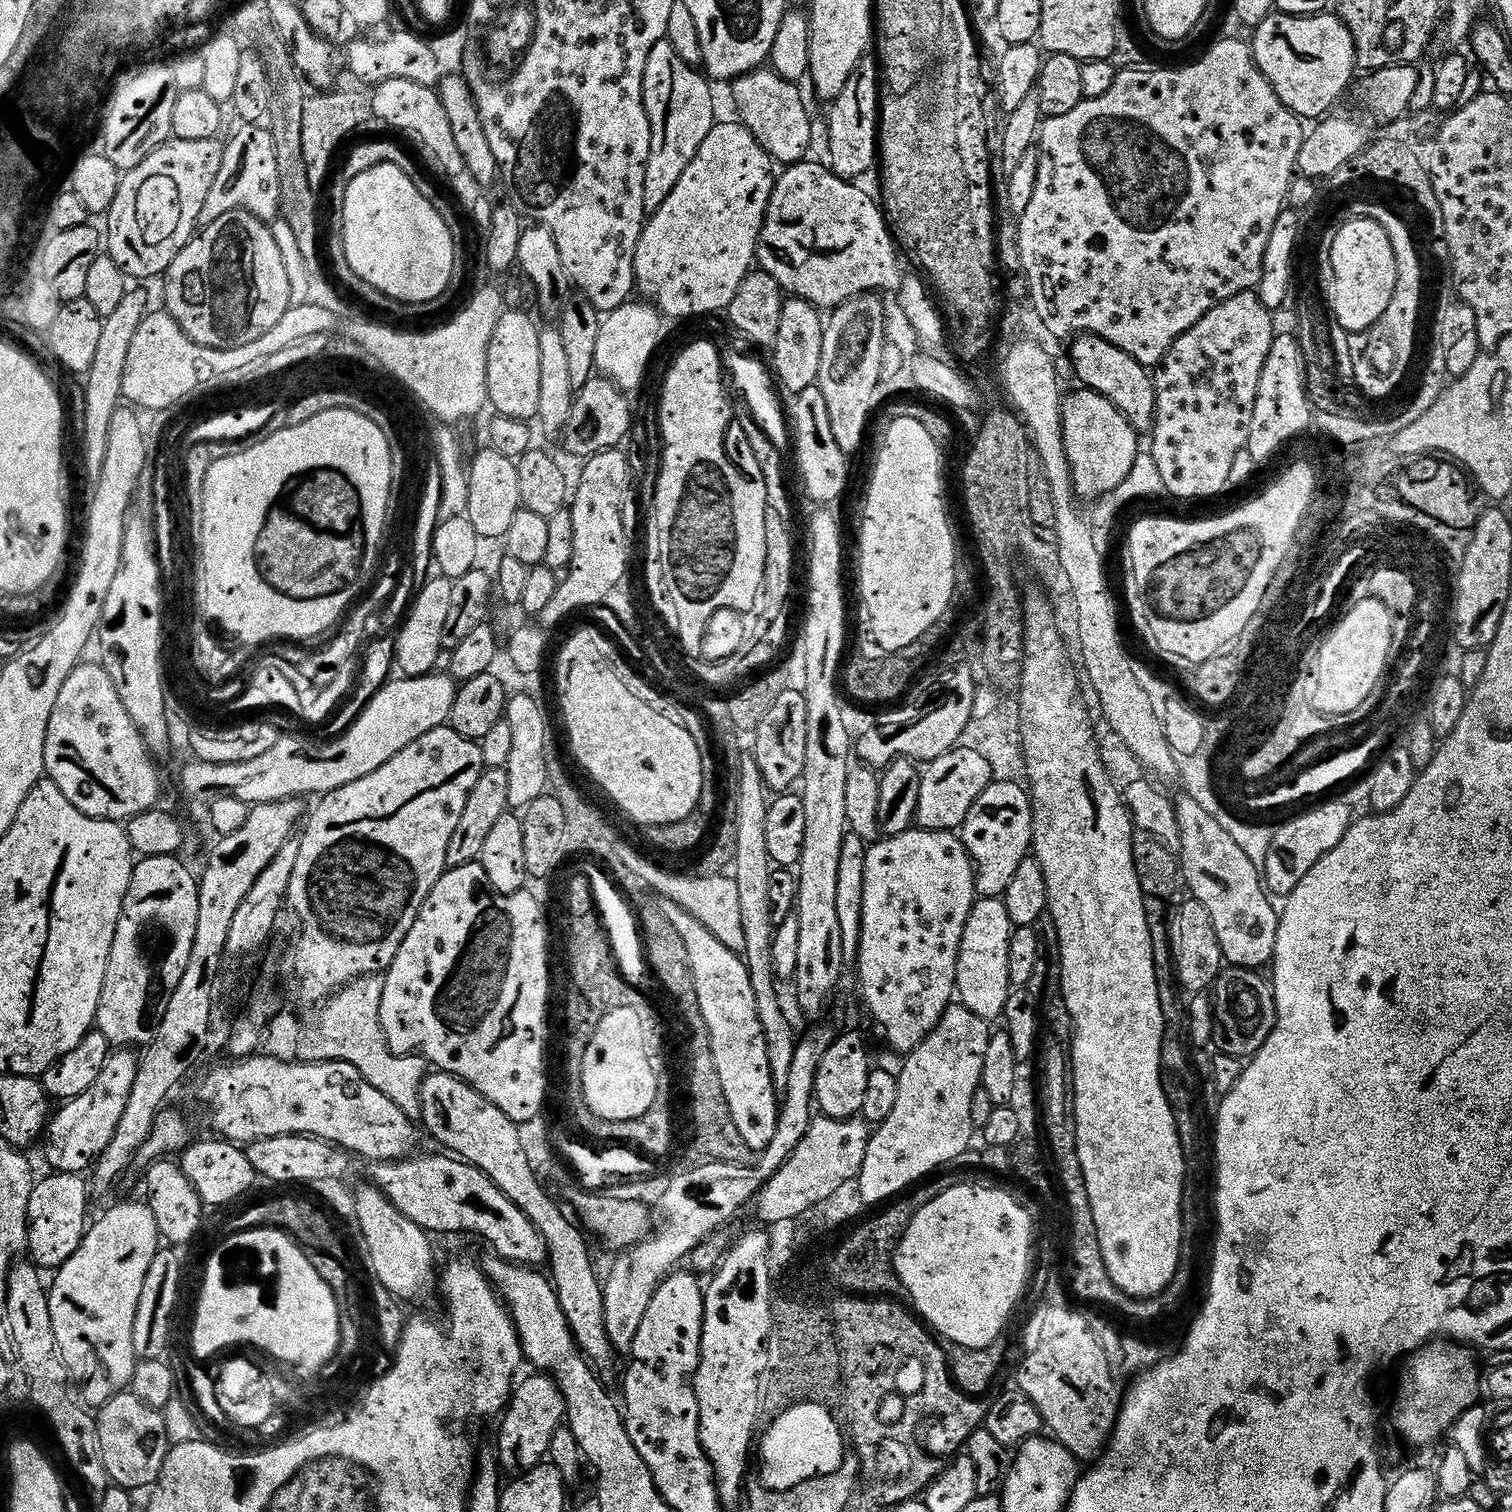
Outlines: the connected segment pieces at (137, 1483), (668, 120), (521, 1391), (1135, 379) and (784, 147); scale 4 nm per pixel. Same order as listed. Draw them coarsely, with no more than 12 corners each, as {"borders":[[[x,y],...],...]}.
{"borders":[[[132,1391],[96,1425],[117,1488],[151,1489],[170,1447],[163,1411]],[[684,40],[650,50],[646,85],[664,111],[648,207],[678,186],[718,122],[712,84]],[[551,1375],[515,1385],[494,1448],[505,1473],[545,1463],[566,1420]],[[1080,334],[1072,354],[1104,379],[1133,421],[1158,411],[1149,365],[1103,336]],[[772,66],[741,75],[740,104],[784,166],[812,144],[801,85]]]}

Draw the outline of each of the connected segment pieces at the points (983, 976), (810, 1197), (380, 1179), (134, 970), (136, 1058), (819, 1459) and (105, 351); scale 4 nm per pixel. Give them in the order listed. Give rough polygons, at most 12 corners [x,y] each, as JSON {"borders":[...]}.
{"borders":[[[977,899],[962,934],[956,990],[995,1022],[1014,985],[1014,925],[1003,899]],[[817,1115],[761,1188],[769,1225],[859,1177],[870,1128]],[[452,1154],[380,1162],[371,1183],[429,1234],[548,1258],[534,1222]],[[145,856],[95,1027],[151,1044],[194,950],[197,877]],[[109,1056],[46,1125],[49,1169],[87,1173],[110,1146],[140,1056]],[[795,1405],[765,1431],[760,1482],[775,1492],[838,1470],[832,1416]],[[130,290],[104,317],[84,392],[84,456],[104,467],[130,342],[149,311]]]}

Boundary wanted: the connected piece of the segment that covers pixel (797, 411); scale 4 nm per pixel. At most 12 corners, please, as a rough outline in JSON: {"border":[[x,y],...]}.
{"border":[[819,383],[790,410],[796,464],[808,496],[840,502],[849,453]]}

